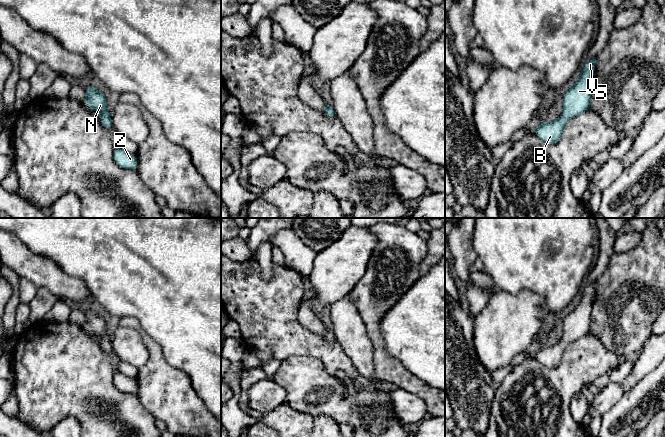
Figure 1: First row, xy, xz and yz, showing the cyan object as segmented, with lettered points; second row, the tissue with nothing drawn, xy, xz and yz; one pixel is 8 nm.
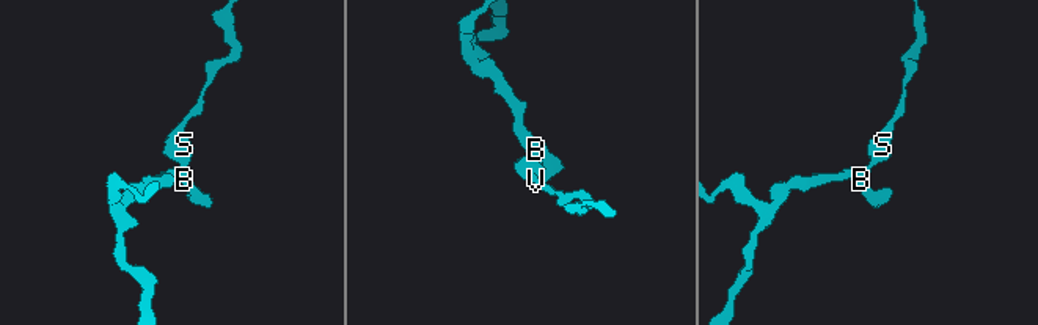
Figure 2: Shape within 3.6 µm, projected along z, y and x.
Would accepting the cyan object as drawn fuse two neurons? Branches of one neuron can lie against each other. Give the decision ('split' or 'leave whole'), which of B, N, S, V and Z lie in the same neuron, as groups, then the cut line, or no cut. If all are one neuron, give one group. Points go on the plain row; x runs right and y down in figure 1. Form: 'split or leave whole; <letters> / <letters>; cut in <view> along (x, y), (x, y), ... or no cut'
leave whole; B N S V Z; no cut

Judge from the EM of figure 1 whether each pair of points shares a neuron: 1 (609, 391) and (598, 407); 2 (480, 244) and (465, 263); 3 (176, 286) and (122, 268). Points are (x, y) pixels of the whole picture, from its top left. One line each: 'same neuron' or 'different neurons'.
1: same neuron
2: different neurons
3: same neuron

